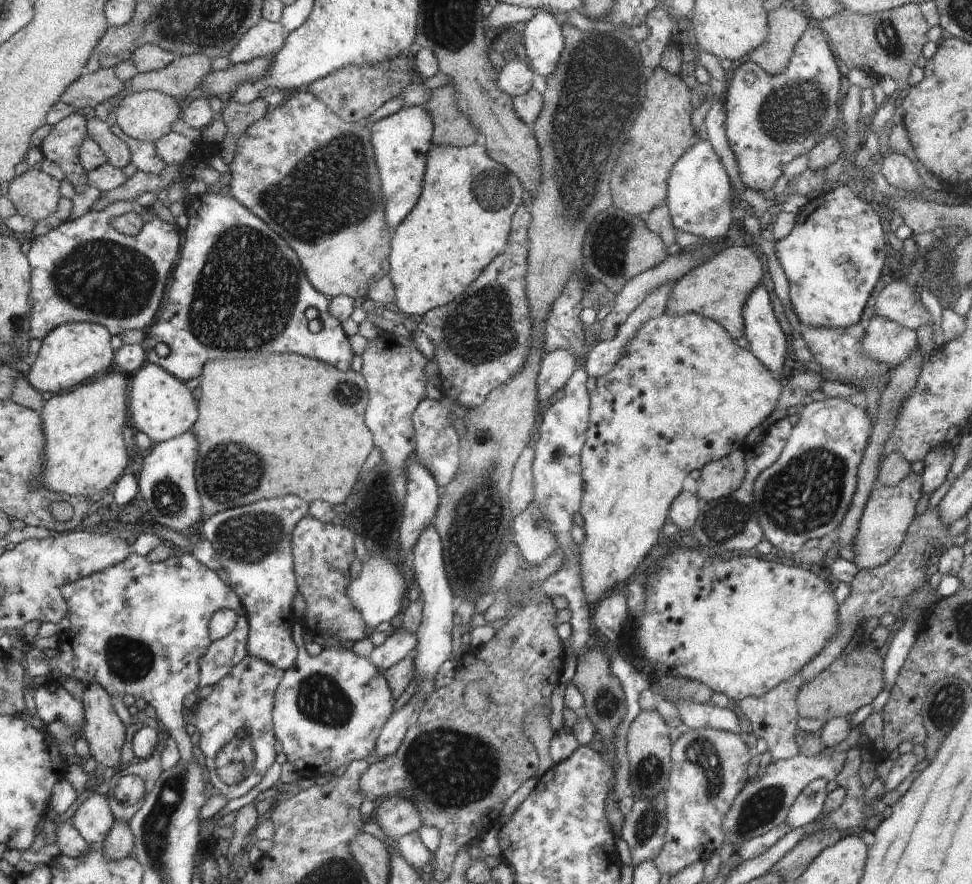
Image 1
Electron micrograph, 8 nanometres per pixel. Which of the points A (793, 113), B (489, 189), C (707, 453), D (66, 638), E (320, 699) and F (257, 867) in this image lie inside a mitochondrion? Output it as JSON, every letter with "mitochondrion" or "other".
{"A":"mitochondrion","B":"mitochondrion","C":"other","D":"other","E":"mitochondrion","F":"other"}

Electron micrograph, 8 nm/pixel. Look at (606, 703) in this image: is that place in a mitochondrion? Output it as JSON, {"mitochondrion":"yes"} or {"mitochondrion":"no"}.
{"mitochondrion":"yes"}

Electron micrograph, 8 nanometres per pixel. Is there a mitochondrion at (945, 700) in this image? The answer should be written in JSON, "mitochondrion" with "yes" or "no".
{"mitochondrion":"yes"}

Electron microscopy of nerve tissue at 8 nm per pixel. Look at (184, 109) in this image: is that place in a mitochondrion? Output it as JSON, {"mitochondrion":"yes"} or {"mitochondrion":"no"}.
{"mitochondrion":"no"}

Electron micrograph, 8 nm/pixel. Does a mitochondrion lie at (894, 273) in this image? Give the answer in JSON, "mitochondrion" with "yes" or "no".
{"mitochondrion":"no"}

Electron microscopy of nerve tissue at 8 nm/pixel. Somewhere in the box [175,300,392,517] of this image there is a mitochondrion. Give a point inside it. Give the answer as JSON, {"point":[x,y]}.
{"point":[242,470]}

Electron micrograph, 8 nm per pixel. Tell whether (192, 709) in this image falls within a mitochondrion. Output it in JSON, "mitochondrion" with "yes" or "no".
{"mitochondrion":"no"}

